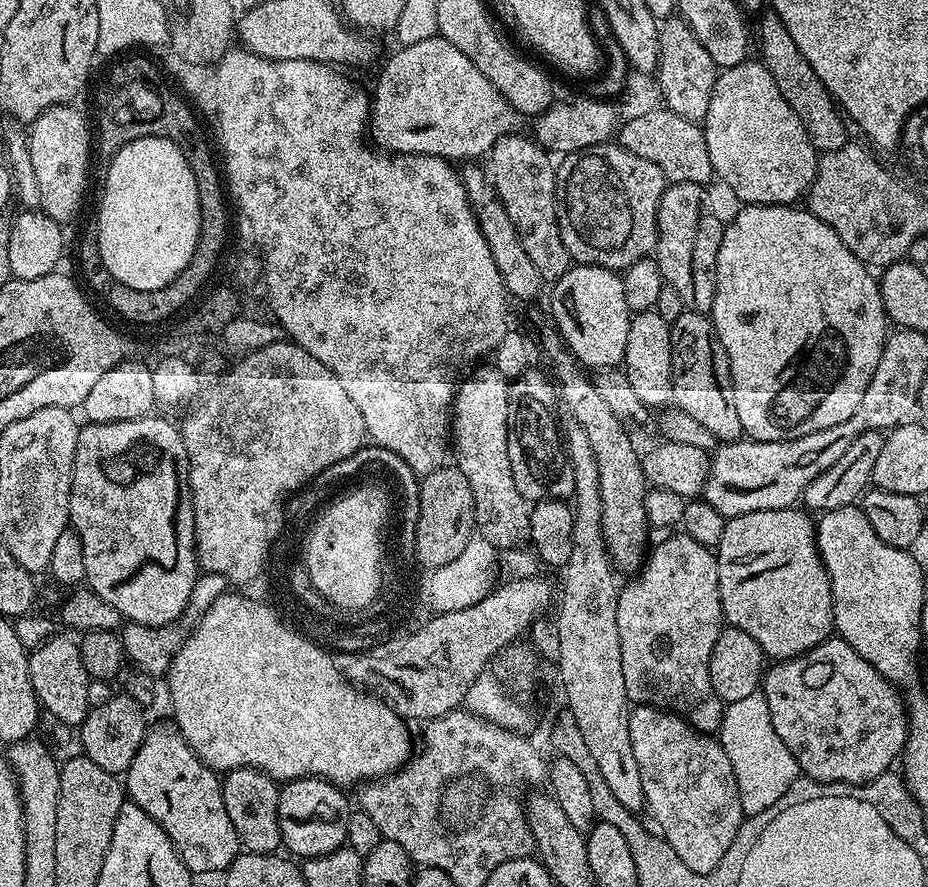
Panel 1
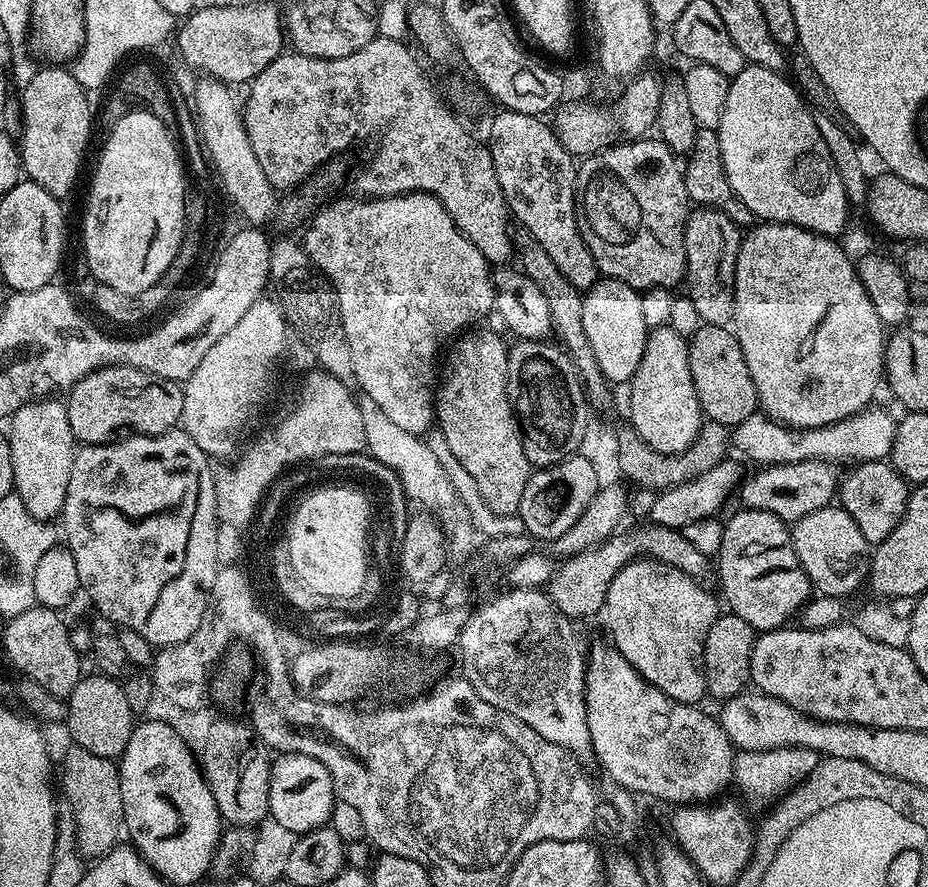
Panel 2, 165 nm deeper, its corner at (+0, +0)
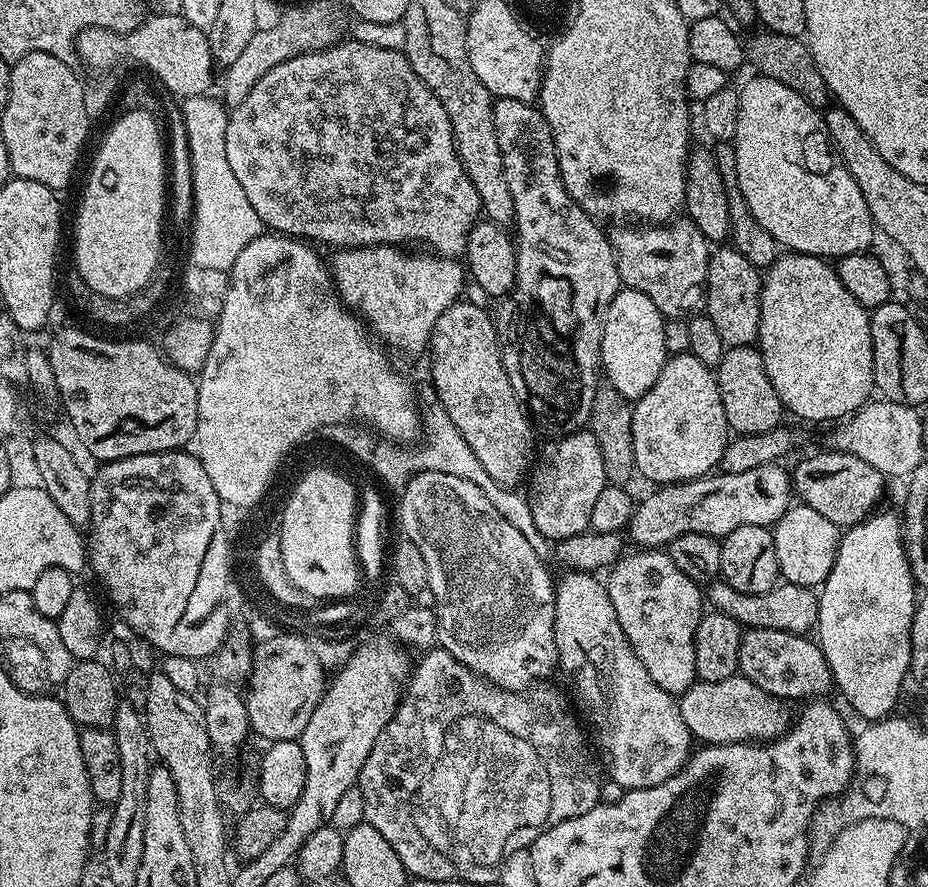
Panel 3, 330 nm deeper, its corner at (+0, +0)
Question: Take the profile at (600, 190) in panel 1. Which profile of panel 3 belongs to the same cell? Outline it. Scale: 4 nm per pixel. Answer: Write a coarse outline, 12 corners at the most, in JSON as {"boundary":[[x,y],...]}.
{"boundary":[[696,224],[613,228],[623,287],[666,318],[705,307]]}

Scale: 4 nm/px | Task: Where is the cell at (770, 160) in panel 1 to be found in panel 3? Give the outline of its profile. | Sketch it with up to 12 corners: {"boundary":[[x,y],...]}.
{"boundary":[[759,74],[734,141],[750,214],[788,252],[869,251],[821,109]]}

